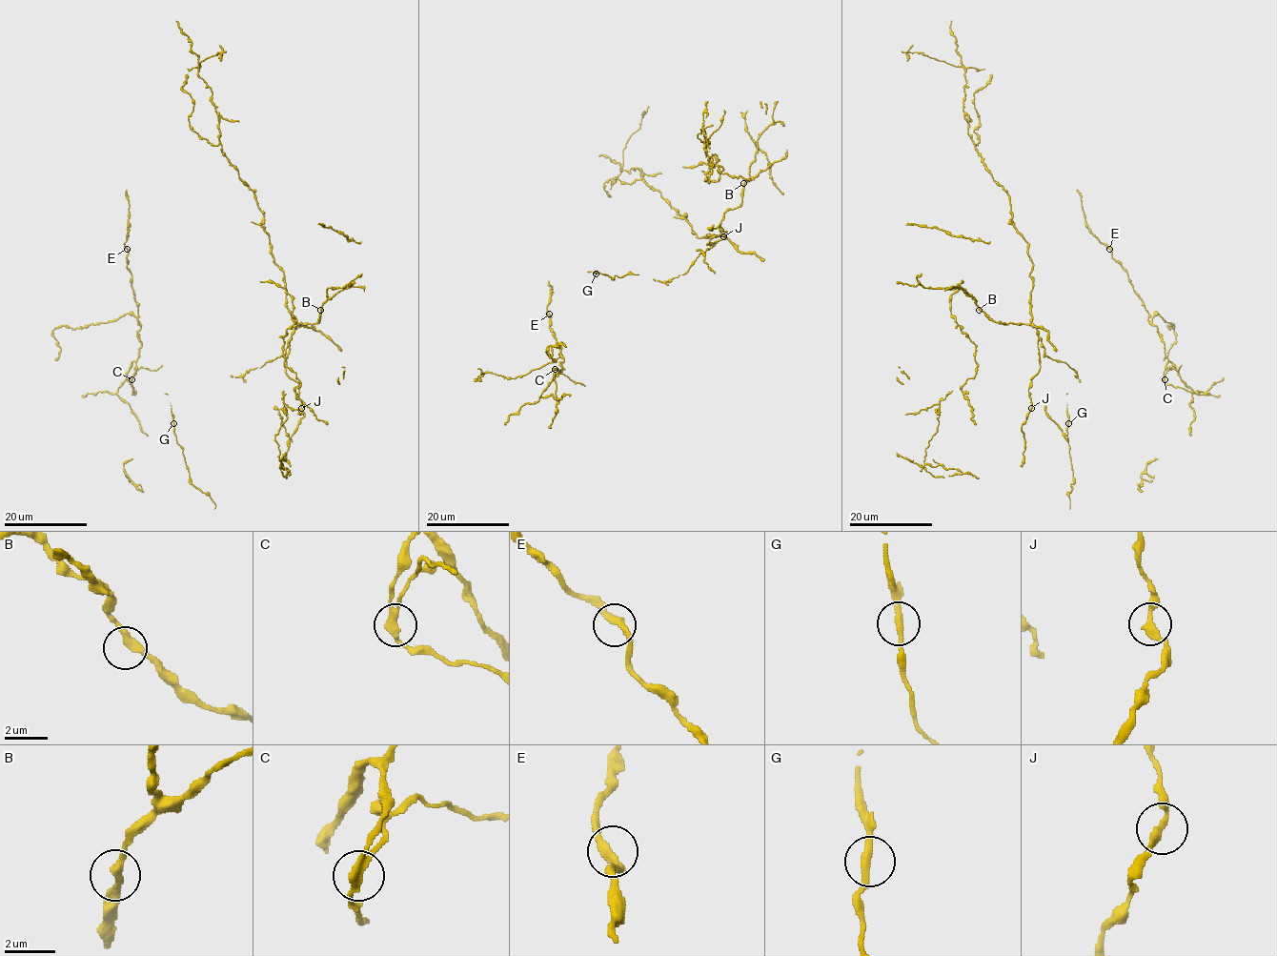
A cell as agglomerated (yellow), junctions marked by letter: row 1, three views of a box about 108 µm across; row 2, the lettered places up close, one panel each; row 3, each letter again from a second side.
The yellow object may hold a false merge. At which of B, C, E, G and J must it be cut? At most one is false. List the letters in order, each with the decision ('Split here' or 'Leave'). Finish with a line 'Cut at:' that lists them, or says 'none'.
B: Leave
C: Split here
E: Leave
G: Leave
J: Leave
Cut at: C

